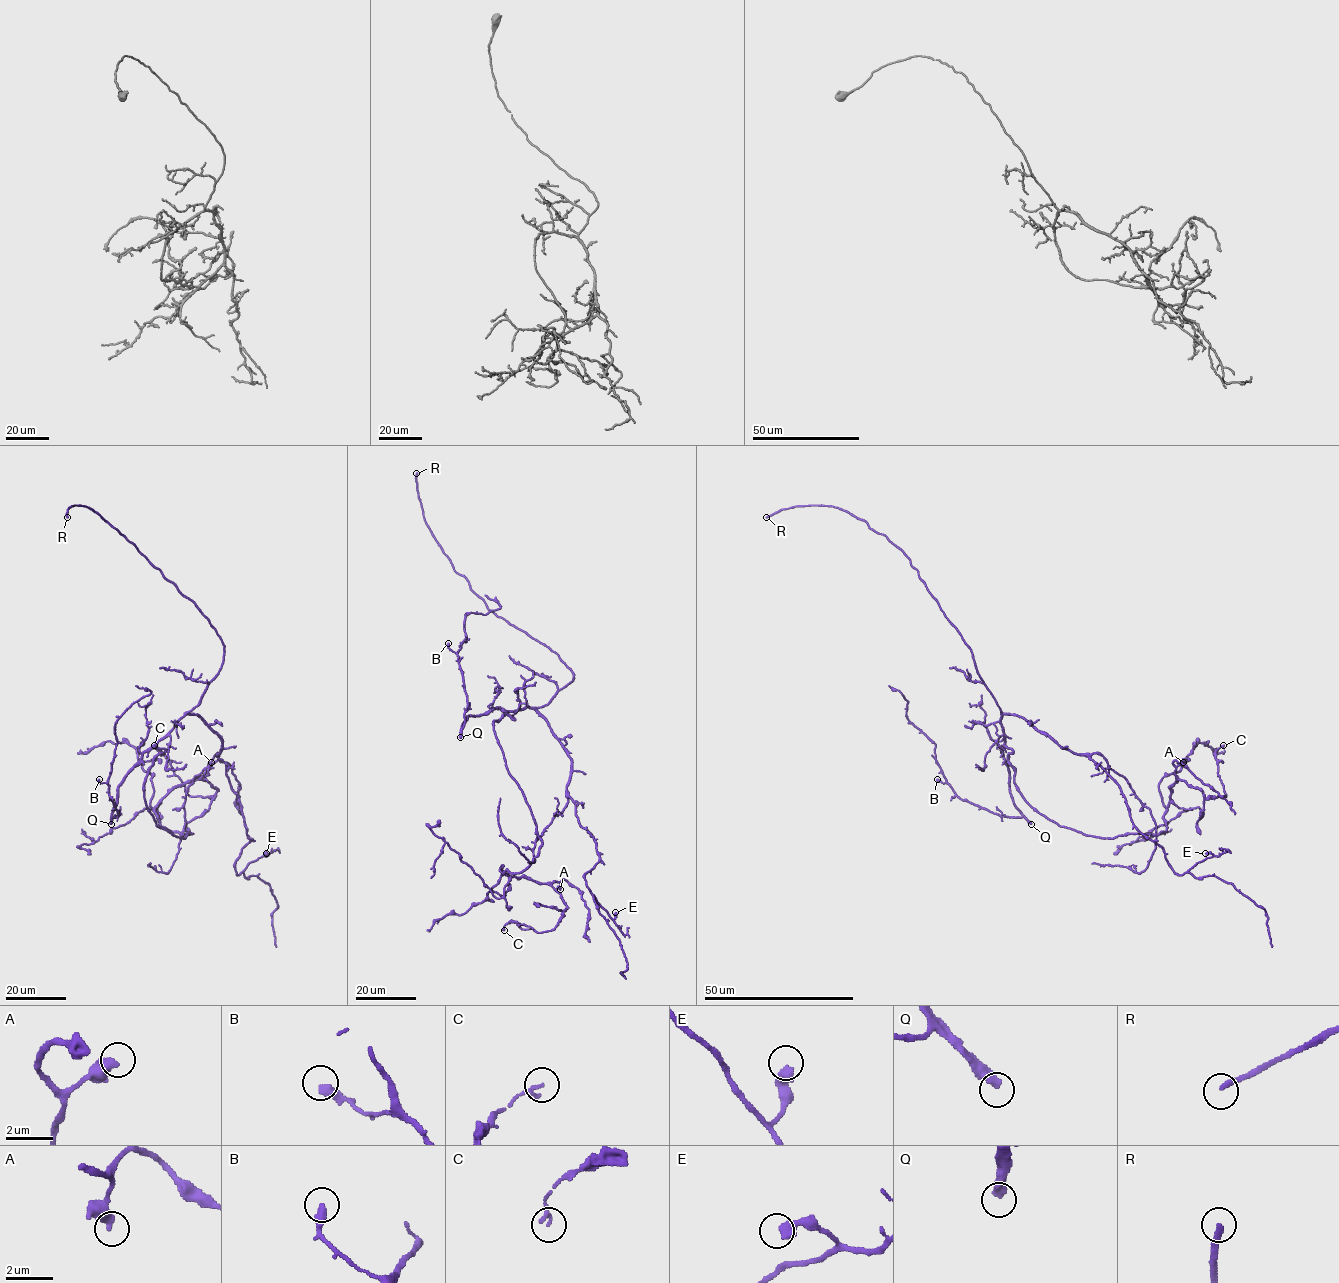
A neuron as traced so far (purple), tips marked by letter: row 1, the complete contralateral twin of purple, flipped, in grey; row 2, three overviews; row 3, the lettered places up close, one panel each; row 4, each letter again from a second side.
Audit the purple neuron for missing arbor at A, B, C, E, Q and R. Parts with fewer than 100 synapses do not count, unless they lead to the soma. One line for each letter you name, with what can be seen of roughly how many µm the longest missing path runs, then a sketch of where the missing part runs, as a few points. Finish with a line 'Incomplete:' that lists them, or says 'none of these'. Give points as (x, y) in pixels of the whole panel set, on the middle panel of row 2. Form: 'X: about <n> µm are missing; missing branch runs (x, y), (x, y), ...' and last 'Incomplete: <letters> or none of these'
Q: about 130 µm are missing; missing branch runs (460, 737), (462, 814), (469, 839), (495, 877), (520, 901), (547, 908), (585, 947), (602, 952)
R: about 15 µm are missing
Incomplete: Q, R

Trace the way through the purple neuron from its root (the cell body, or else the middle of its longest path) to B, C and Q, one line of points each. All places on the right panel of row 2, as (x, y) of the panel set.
B: (1030, 724), (1014, 715), (1001, 719), (1010, 795), (1021, 817), (999, 816), (961, 800), (937, 779)
C: (1030, 724), (1100, 754), (1157, 834), (1177, 780), (1226, 796), (1223, 745)
Q: (1030, 724), (1014, 715), (1004, 714), (1001, 719), (1010, 795), (1031, 824)

